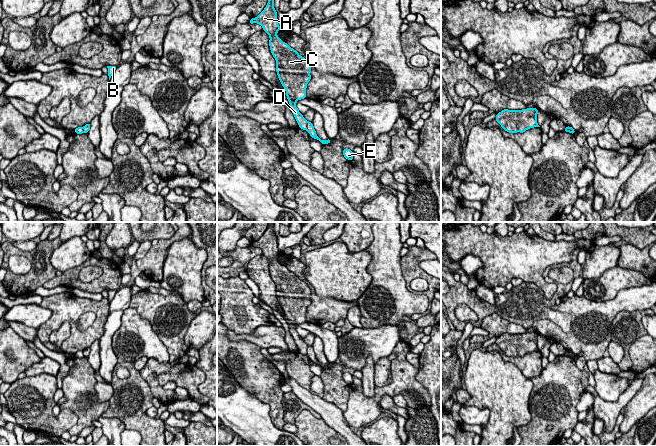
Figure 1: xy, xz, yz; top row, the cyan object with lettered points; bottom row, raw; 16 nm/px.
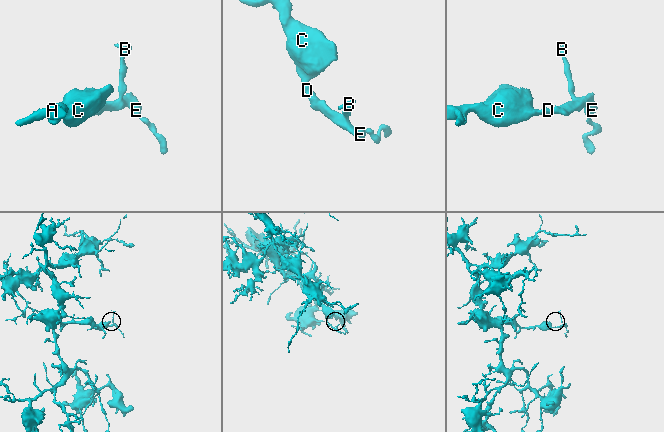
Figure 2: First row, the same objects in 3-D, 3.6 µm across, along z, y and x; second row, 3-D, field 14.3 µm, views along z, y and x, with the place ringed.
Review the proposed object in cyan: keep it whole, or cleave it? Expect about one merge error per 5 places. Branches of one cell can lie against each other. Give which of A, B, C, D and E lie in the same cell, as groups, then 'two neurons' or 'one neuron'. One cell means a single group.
A C D / B E | two neurons

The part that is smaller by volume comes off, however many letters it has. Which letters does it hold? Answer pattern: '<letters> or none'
B, E

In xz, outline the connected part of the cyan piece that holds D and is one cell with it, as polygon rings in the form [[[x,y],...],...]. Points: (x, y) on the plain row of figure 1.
[[[269,222],[264,234],[256,242],[250,243],[249,248],[253,247],[260,248],[263,255],[269,259],[270,274],[276,284],[276,296],[286,315],[290,333],[298,350],[307,354],[308,345],[295,329],[298,324],[306,322],[307,308],[311,304],[311,290],[304,281],[277,260],[281,252],[274,232],[274,222]]]

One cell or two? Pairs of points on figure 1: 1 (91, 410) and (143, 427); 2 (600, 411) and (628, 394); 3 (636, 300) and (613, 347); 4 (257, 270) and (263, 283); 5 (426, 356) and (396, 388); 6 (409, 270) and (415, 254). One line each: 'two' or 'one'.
1: two
2: one
3: two
4: one
5: two
6: one

